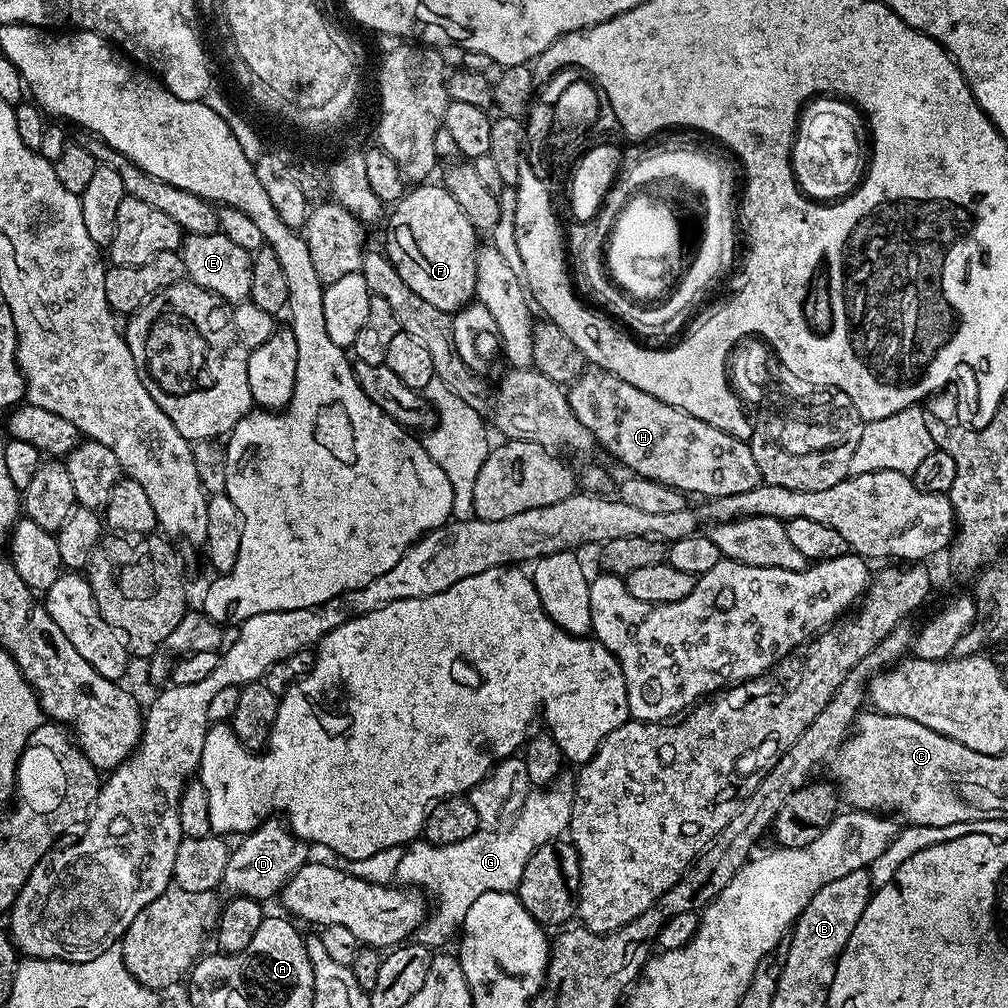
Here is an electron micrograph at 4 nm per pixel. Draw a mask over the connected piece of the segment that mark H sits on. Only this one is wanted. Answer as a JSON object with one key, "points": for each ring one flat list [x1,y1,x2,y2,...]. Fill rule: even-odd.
{"points":[[595,366,589,367,578,379,572,381,567,393,570,410,574,410,578,422,590,430,601,449,604,447,614,459,621,460,629,468,629,473,662,482,685,494,697,492,700,496,712,496,711,498,746,494,762,483,758,462,754,462,749,441,734,438,726,434,726,430,718,430,710,426,710,422,702,422,702,418,694,418,694,414,686,414,646,394,646,390,638,390,638,386,630,386,630,382,614,374]]}

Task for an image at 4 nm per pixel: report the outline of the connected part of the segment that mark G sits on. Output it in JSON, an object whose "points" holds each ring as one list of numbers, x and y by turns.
{"points":[[556,787,529,791,515,820,499,830,481,830,453,844,413,842,404,848,396,880,401,885,423,890,429,897,436,896,436,905,433,908,431,905,424,923,414,933,419,943,437,946,446,943,452,935,453,939,461,931,466,910,474,906,477,898,487,892,515,892,534,850,561,839,568,832,573,789]]}

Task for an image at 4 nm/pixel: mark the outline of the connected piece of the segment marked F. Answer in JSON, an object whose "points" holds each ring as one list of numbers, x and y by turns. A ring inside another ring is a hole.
{"points":[[424,182,413,190,405,191,391,209,388,220,388,261,394,266,398,278,418,294,425,302,438,306,438,310,455,314,471,304,476,295,476,250,478,233,476,227,462,214,462,206,439,183]]}

